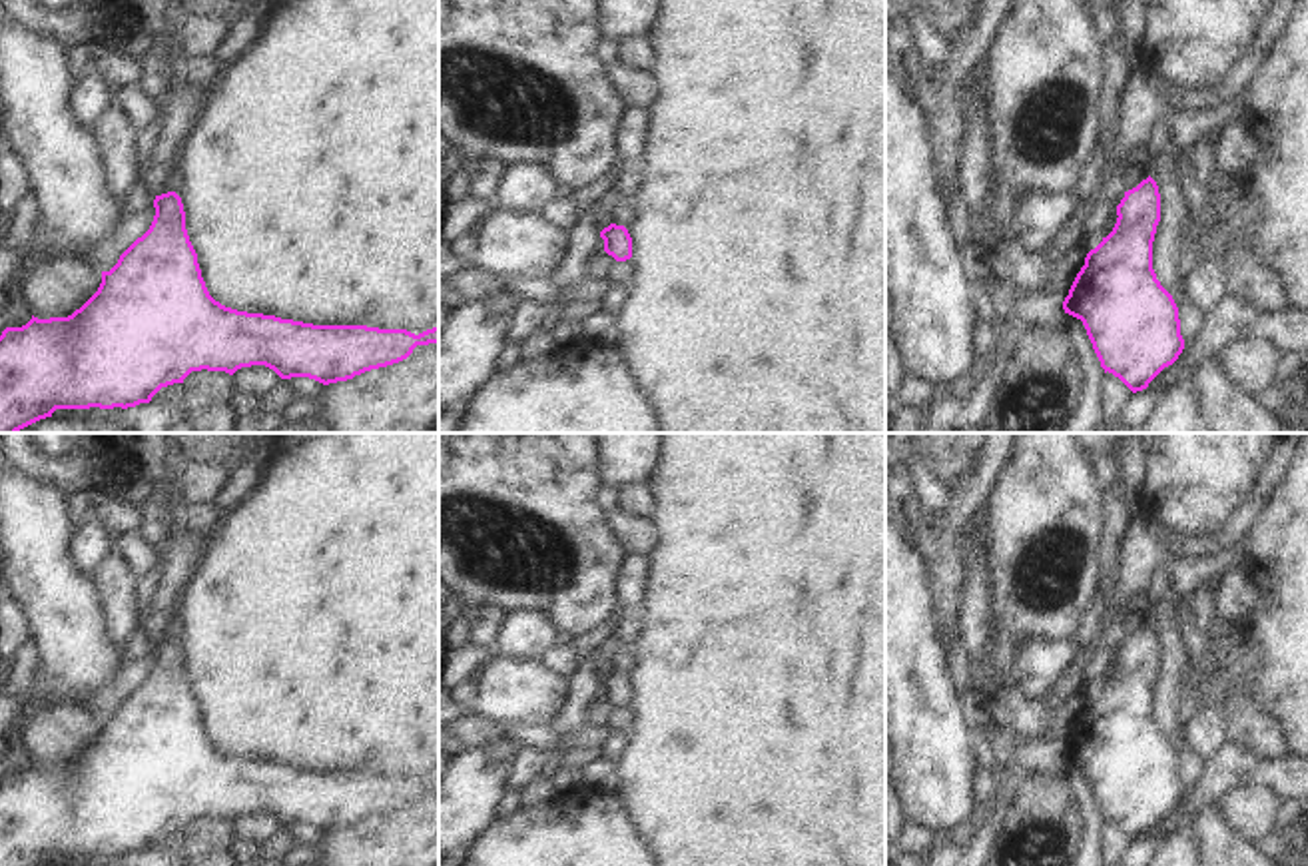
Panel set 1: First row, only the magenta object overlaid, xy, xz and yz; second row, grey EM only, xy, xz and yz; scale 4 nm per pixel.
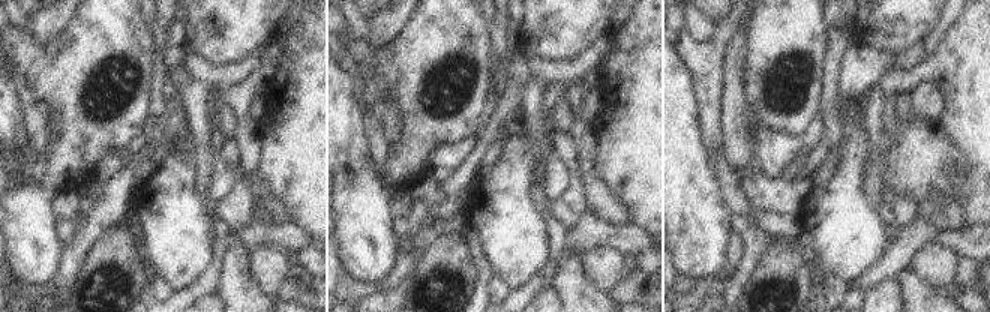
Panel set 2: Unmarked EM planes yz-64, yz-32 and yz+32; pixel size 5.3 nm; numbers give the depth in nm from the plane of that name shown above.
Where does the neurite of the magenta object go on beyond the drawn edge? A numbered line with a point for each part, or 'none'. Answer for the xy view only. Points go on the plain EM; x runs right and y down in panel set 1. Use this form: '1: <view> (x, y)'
none

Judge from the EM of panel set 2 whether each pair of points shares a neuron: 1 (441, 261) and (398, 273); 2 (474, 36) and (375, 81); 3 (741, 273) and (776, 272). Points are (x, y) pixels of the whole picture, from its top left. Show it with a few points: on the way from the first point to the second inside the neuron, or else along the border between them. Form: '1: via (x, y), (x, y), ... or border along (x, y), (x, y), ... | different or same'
1: border along (437, 237), (420, 257), (413, 275) | different
2: border along (357, 63), (366, 65), (380, 74), (384, 99) | different
3: border along (773, 243), (740, 296) | different

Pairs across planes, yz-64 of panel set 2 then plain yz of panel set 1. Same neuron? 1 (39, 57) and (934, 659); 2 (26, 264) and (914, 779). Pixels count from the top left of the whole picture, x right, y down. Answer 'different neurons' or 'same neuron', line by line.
1: different neurons
2: same neuron

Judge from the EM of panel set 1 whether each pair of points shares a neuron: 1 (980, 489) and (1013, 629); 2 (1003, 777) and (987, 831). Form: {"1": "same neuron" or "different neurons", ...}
{"1": "different neurons", "2": "same neuron"}

